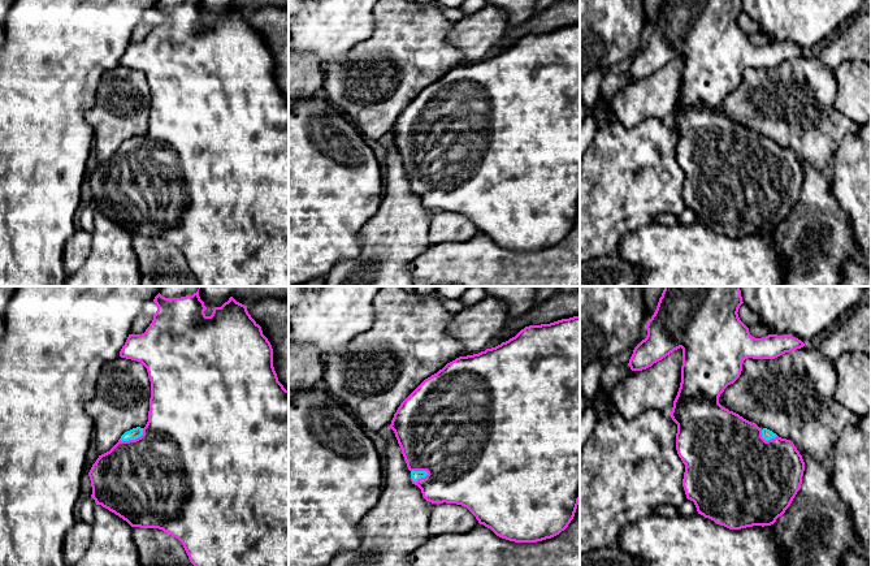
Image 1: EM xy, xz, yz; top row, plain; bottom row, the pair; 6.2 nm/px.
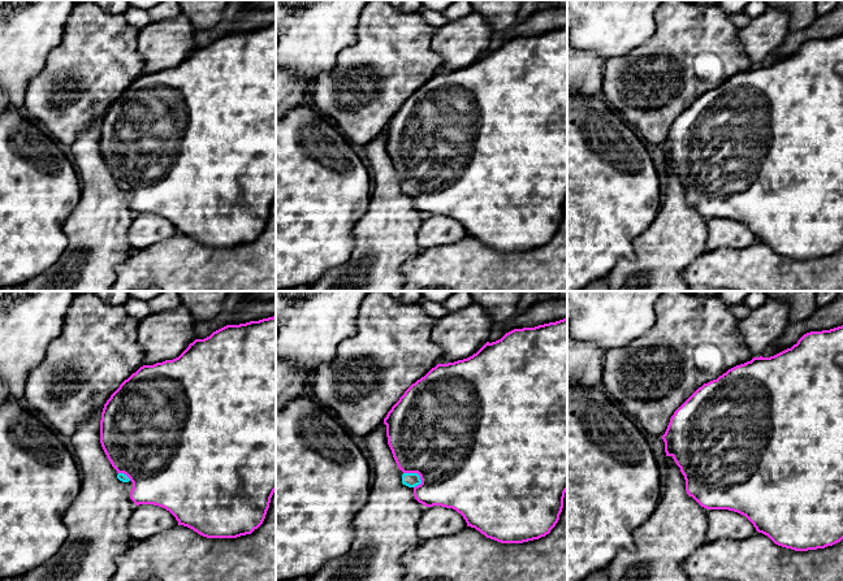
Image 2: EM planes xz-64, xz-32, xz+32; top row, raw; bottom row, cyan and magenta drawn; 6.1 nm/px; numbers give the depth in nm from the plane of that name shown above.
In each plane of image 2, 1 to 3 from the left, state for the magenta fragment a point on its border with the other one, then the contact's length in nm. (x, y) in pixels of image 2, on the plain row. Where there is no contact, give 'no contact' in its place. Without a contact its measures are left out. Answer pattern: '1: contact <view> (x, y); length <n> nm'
1: contact xz-64 (125, 183); length 90 nm
2: contact xz-32 (415, 182); length 140 nm
3: no contact

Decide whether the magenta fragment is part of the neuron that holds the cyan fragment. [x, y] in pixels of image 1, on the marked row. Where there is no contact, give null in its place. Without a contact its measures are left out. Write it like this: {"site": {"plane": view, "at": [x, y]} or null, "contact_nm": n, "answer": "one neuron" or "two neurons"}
{"site": {"plane": "xz", "at": [419, 478]}, "contact_nm": 120, "answer": "one neuron"}

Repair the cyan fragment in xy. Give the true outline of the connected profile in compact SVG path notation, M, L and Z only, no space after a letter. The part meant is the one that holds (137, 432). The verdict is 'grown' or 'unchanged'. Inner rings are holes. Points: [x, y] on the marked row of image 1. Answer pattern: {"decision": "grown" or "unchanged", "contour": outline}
{"decision": "grown", "contour": "M164 286L153 299L157 306L157 311L153 314L153 320L150 327L142 334L129 334L125 345L122 346L120 351L121 358L140 362L147 368L151 381L148 422L144 428L136 427L125 432L109 451L99 455L88 472L92 487L91 497L95 500L96 505L101 505L103 507L114 513L126 520L131 527L159 528L178 539L194 566L289 566L289 390L286 390L278 381L273 367L272 345L263 334L261 327L248 314L247 306L237 302L233 297L230 297L229 301L225 302L221 307L212 308L212 315L207 316L204 314L207 307L199 297L199 288L200 286Z"}

